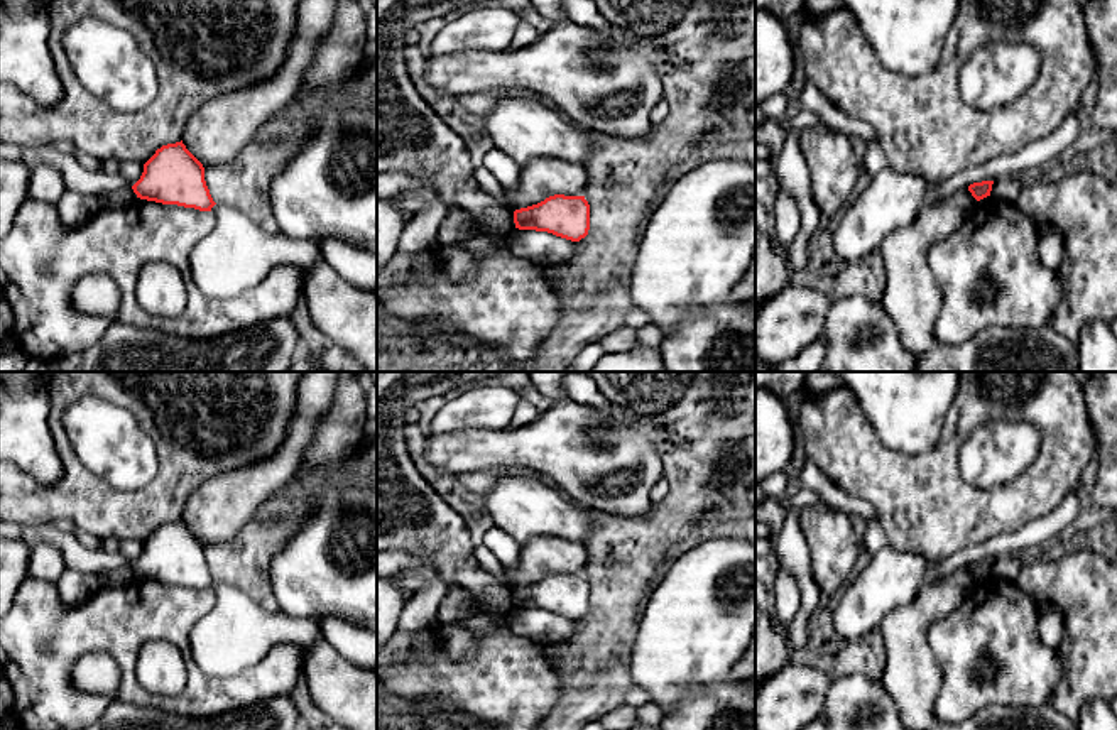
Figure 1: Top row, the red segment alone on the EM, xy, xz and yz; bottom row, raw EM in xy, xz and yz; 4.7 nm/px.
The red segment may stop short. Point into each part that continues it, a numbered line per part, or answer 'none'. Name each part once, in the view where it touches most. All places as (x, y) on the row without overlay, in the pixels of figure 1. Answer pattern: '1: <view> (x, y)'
1: xy (232, 637)

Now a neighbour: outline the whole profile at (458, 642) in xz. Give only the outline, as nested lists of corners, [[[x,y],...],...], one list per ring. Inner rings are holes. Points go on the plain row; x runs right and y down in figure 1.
[[[434,625],[429,634],[451,659],[468,659],[478,649],[478,639],[456,625]]]

